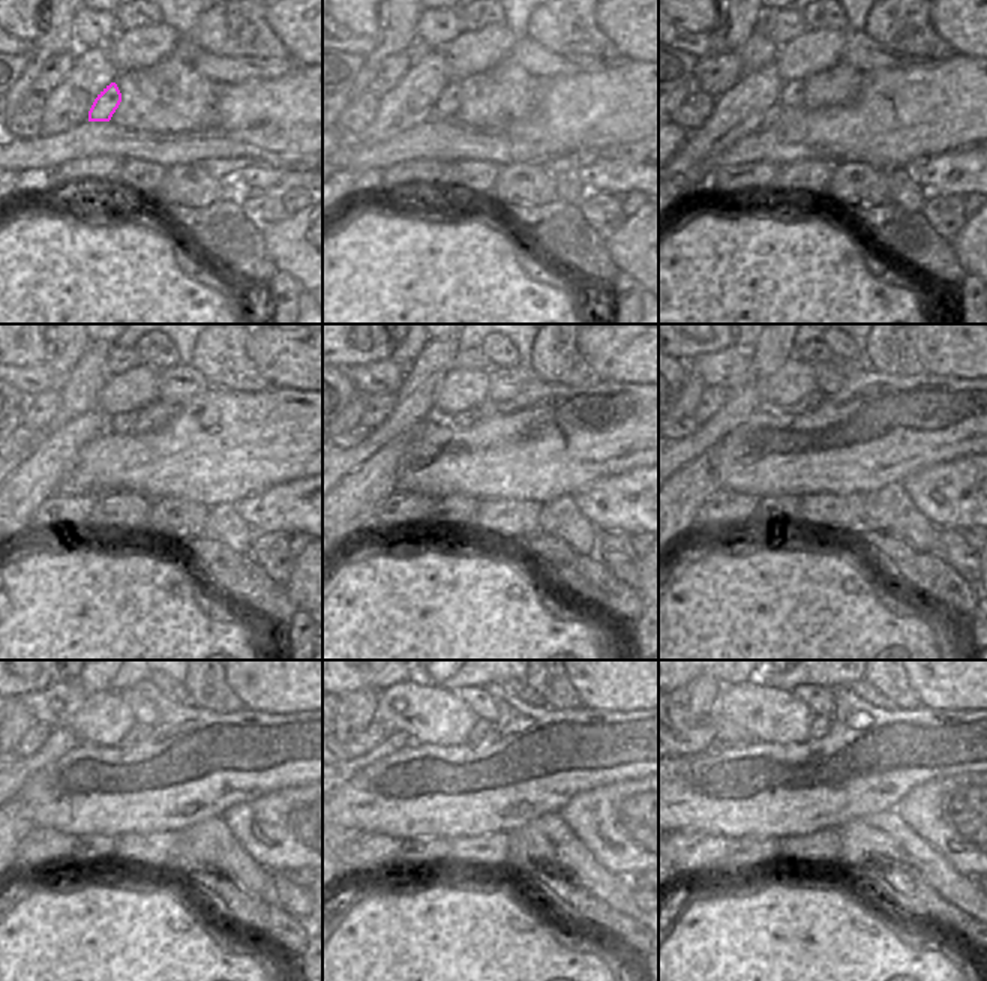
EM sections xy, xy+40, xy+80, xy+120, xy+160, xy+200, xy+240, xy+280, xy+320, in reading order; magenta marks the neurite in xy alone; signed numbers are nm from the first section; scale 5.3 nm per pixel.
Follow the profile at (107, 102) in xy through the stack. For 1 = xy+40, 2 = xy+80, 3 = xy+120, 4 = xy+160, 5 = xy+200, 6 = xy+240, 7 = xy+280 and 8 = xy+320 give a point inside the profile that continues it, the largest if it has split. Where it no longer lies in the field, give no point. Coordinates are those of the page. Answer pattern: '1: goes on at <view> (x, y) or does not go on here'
1: goes on at xy+40 (449, 99)
2: goes on at xy+80 (791, 95)
3: goes on at xy+120 (123, 423)
4: goes on at xy+160 (468, 417)
5: goes on at xy+200 (812, 401)
6: goes on at xy+240 (140, 732)
7: goes on at xy+280 (482, 728)
8: goes on at xy+320 (821, 725)

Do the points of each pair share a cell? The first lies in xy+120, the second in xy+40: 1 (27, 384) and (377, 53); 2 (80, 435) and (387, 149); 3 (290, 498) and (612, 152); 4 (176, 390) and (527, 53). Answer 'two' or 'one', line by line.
1: two
2: two
3: two
4: one

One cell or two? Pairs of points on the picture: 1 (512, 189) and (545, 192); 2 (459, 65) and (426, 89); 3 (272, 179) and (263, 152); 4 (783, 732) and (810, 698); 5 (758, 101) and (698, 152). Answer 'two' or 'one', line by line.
1: one
2: two
3: two
4: two
5: one

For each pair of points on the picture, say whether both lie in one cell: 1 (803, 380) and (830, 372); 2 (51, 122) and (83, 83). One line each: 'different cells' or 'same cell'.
1: different cells
2: same cell

